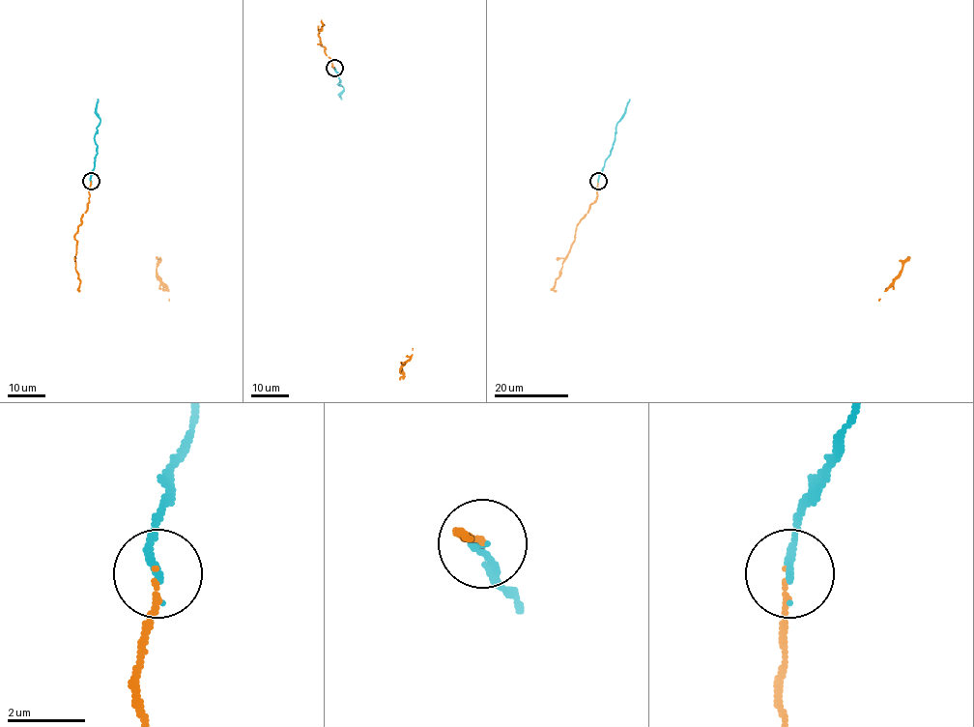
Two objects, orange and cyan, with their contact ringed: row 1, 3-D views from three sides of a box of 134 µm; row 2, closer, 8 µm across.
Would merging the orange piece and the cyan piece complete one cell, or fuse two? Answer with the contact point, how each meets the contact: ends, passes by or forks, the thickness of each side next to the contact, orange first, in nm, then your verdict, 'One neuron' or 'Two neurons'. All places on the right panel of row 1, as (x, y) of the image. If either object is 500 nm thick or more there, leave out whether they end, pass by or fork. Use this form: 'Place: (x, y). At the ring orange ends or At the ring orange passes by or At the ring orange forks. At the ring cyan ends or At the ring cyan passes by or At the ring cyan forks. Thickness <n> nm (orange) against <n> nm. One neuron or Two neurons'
Place: (598, 181). At the ring orange ends. At the ring cyan ends. Thickness 90 nm (orange) against 200 nm. One neuron

